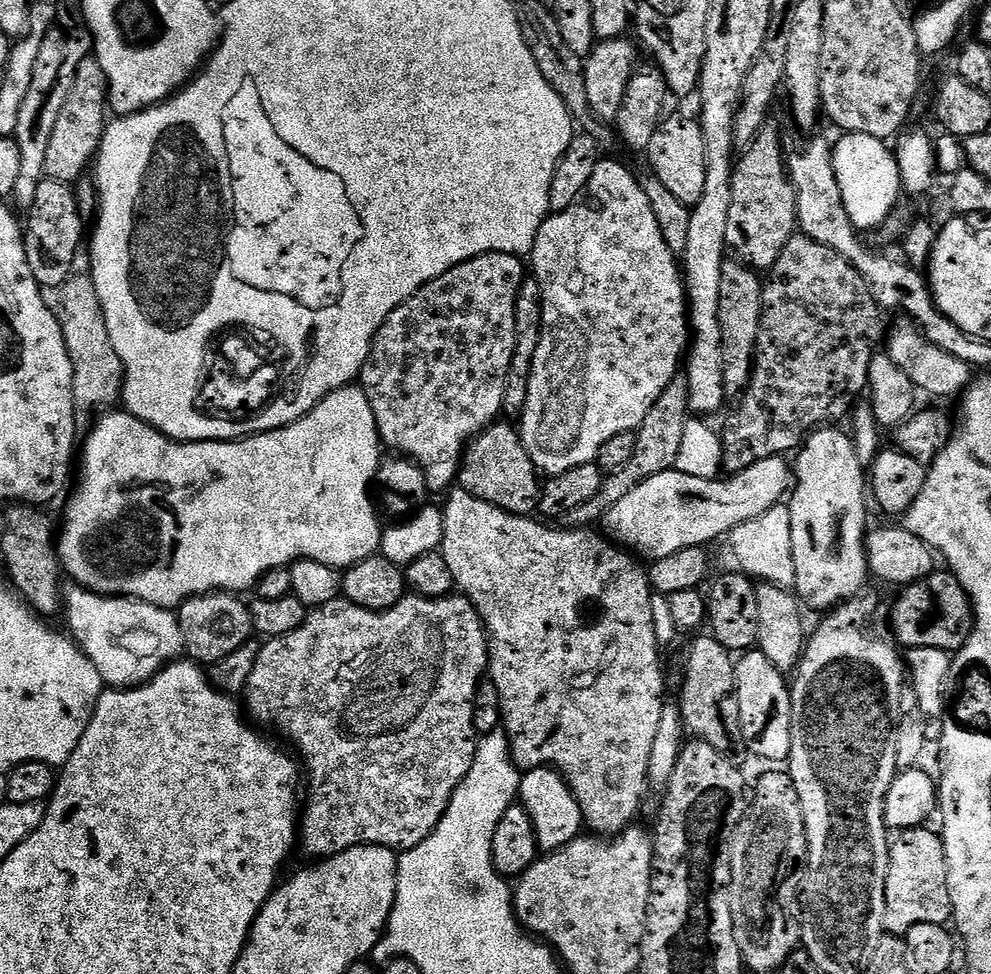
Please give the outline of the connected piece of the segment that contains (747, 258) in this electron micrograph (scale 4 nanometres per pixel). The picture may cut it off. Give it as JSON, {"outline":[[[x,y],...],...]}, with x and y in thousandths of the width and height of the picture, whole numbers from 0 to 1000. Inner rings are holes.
{"outline":[[[772,127],[759,149],[746,157],[739,174],[737,225],[733,231],[735,259],[760,277],[779,275],[791,249],[805,238],[803,196],[793,180],[793,152],[787,149],[787,136],[781,127]]]}

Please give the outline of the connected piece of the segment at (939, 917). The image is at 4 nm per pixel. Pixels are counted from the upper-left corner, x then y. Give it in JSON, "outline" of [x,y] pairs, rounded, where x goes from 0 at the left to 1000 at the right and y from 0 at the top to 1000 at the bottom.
{"outline":[[[929,848],[911,851],[905,858],[896,868],[893,954],[911,959],[927,949],[956,950],[961,945],[961,927],[952,857]]]}

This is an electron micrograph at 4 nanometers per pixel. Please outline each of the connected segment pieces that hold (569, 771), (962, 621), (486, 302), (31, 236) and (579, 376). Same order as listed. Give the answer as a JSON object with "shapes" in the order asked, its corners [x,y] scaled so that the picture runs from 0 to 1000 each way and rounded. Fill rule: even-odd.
{"shapes":[[[[467,503],[453,504],[450,512],[452,514],[446,517],[448,547],[442,566],[448,572],[459,603],[472,613],[488,639],[492,651],[491,693],[503,708],[505,718],[503,730],[507,736],[507,751],[513,756],[513,769],[517,772],[517,781],[526,791],[550,786],[560,789],[575,807],[589,837],[590,847],[606,860],[626,857],[641,843],[638,841],[646,834],[650,812],[655,812],[656,766],[660,766],[660,754],[664,754],[664,741],[668,739],[668,729],[672,722],[670,686],[666,683],[668,663],[660,651],[660,626],[658,625],[660,609],[658,601],[654,599],[651,580],[637,566],[627,565],[604,545],[597,546],[601,544],[572,540],[556,542],[553,539],[556,537],[531,530],[520,530],[494,515],[486,515]]],[[[942,585],[934,595],[924,595],[911,605],[900,624],[900,649],[909,666],[941,665],[964,671],[981,649],[981,616],[962,587]]],[[[486,261],[458,273],[446,285],[427,292],[385,331],[375,358],[361,387],[377,421],[384,453],[397,465],[413,469],[430,487],[437,506],[451,506],[461,496],[464,471],[472,453],[493,435],[506,430],[511,409],[511,388],[519,368],[519,310],[531,285],[531,271],[524,263]]],[[[47,183],[41,185],[27,222],[28,228],[26,226],[24,230],[25,255],[31,280],[43,297],[59,298],[75,281],[76,275],[73,274],[77,271],[77,261],[81,249],[87,246],[87,226],[79,216],[74,190]]],[[[606,162],[603,170],[599,170],[599,179],[595,179],[593,195],[587,204],[575,210],[570,218],[557,218],[543,236],[543,244],[537,254],[535,264],[535,279],[545,295],[545,313],[547,314],[547,339],[545,350],[539,359],[537,382],[533,386],[533,403],[531,417],[523,428],[523,443],[529,460],[535,466],[542,486],[550,490],[562,489],[579,478],[587,478],[600,473],[603,462],[620,446],[641,444],[645,439],[648,429],[656,425],[656,418],[668,405],[672,396],[683,385],[688,367],[692,361],[692,354],[696,349],[694,335],[694,314],[690,306],[690,285],[684,265],[672,253],[672,244],[668,244],[668,236],[664,236],[664,224],[660,224],[660,216],[656,216],[656,207],[652,198],[648,196],[643,178],[637,177],[630,168],[622,164]]]]}

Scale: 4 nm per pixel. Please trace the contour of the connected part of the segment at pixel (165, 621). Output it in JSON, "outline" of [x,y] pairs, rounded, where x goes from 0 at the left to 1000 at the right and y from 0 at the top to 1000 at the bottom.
{"outline":[[[73,602],[70,605],[63,616],[67,628],[69,624],[68,648],[72,656],[84,665],[91,680],[95,680],[106,703],[113,706],[135,706],[146,702],[186,669],[186,656],[177,627],[160,624],[142,616],[131,616],[128,612],[100,612],[99,609],[88,608],[80,602]]]}

